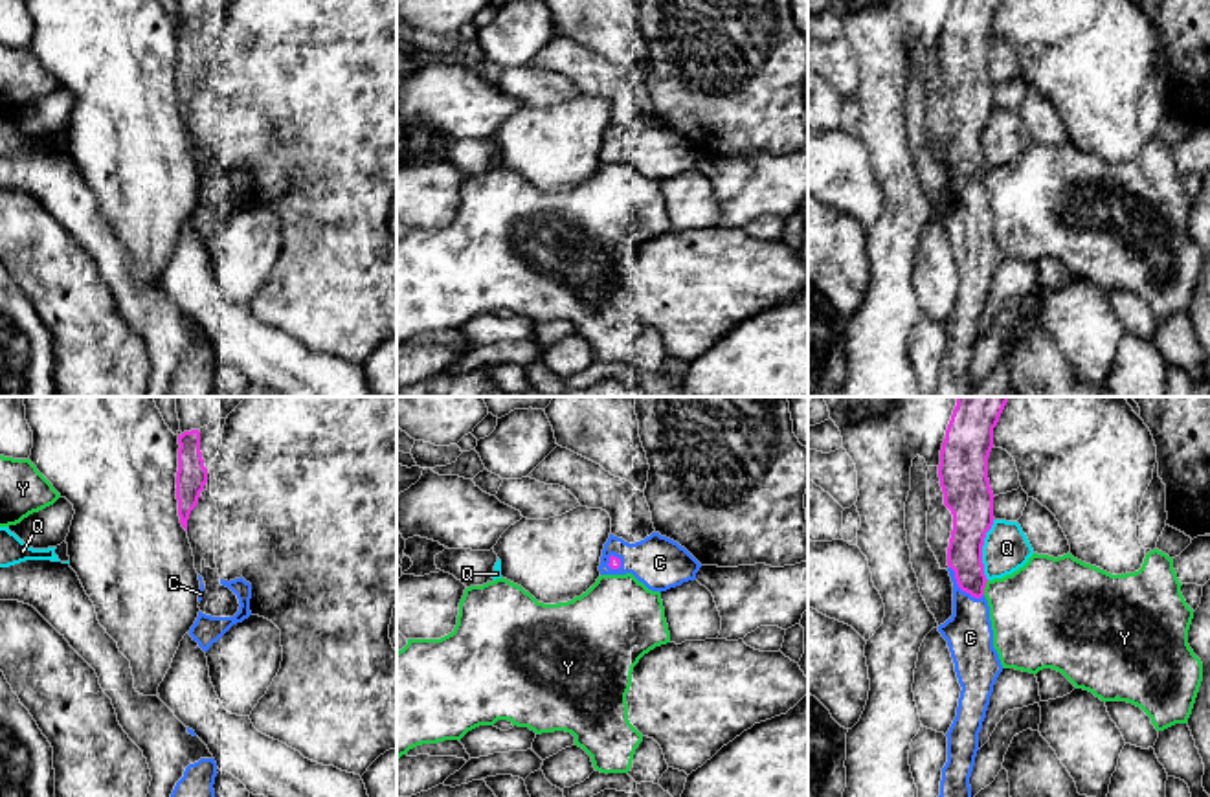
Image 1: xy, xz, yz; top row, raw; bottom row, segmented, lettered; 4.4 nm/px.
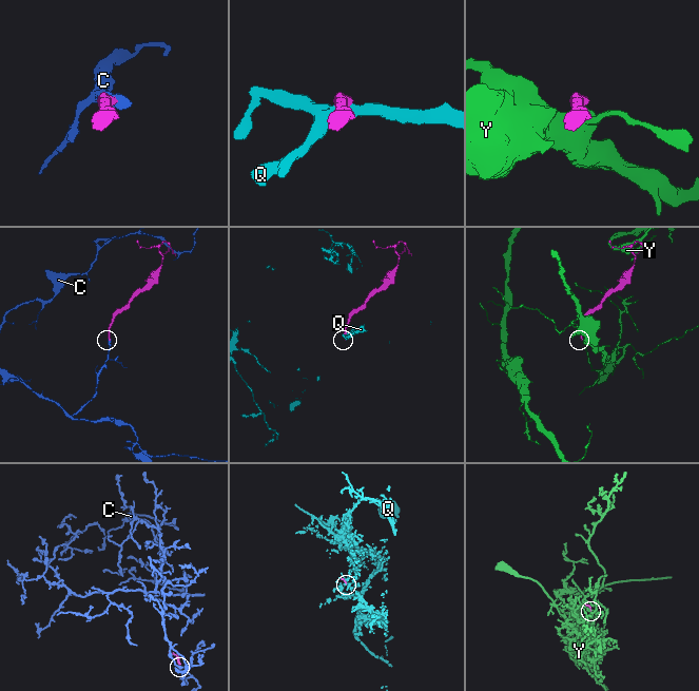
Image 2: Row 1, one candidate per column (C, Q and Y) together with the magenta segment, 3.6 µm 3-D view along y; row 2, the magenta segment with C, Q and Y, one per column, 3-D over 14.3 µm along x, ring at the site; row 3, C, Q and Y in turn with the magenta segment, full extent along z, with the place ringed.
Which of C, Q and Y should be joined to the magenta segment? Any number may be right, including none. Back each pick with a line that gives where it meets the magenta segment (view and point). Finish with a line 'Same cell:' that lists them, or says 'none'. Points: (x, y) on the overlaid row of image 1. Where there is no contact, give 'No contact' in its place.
C: Touches magenta at yz (961, 588)
Same cell: C

